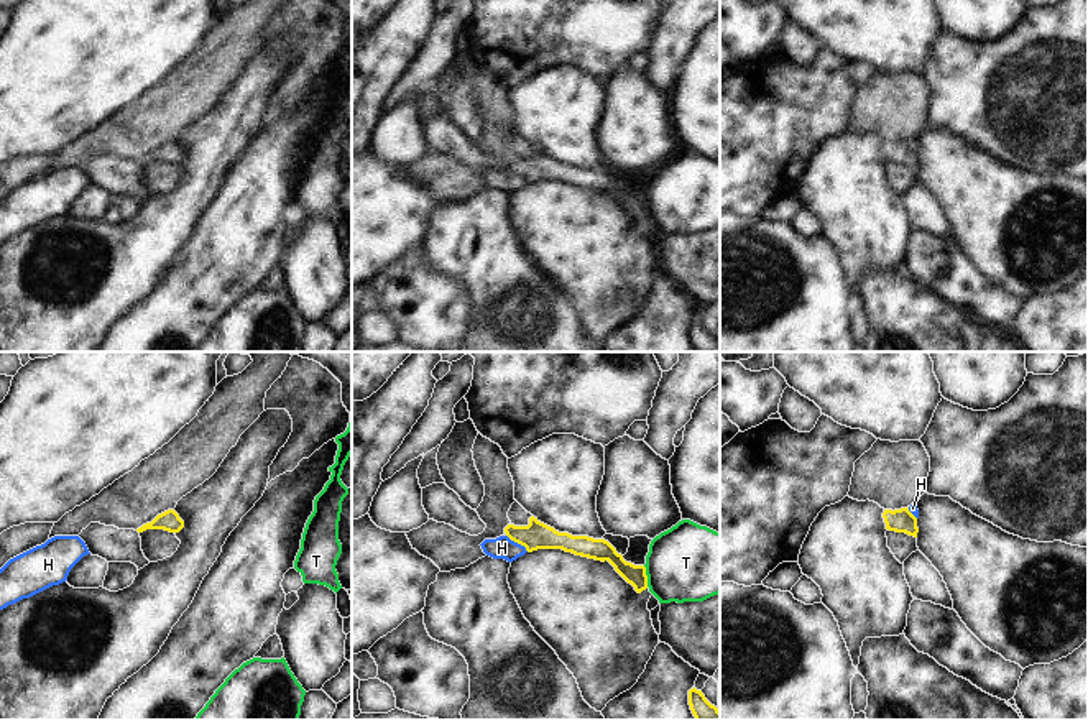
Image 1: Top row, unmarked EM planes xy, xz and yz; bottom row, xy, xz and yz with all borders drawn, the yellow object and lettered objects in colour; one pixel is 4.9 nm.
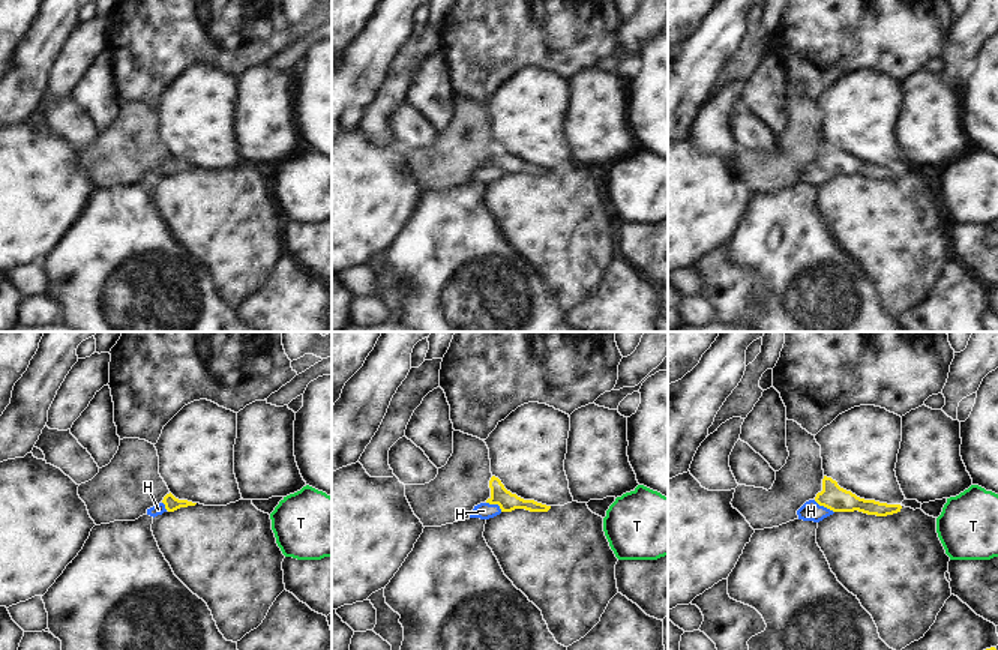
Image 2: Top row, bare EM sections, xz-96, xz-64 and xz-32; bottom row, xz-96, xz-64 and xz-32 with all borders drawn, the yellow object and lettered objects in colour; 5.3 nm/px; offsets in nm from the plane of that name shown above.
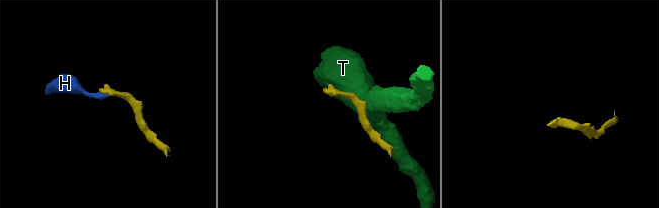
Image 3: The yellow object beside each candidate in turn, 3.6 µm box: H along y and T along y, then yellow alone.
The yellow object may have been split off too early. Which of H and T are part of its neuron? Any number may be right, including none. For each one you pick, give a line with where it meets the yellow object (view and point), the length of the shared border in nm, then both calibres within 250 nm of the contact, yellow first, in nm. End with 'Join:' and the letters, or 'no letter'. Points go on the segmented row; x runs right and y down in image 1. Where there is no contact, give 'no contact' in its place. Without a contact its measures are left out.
H: contact xz (518, 543); length 140 nm; calibres 140 and 110 nm
Join: H

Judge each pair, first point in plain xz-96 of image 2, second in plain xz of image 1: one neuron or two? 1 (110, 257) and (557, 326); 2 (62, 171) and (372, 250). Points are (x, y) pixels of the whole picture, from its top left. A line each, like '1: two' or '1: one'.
1: one
2: one

